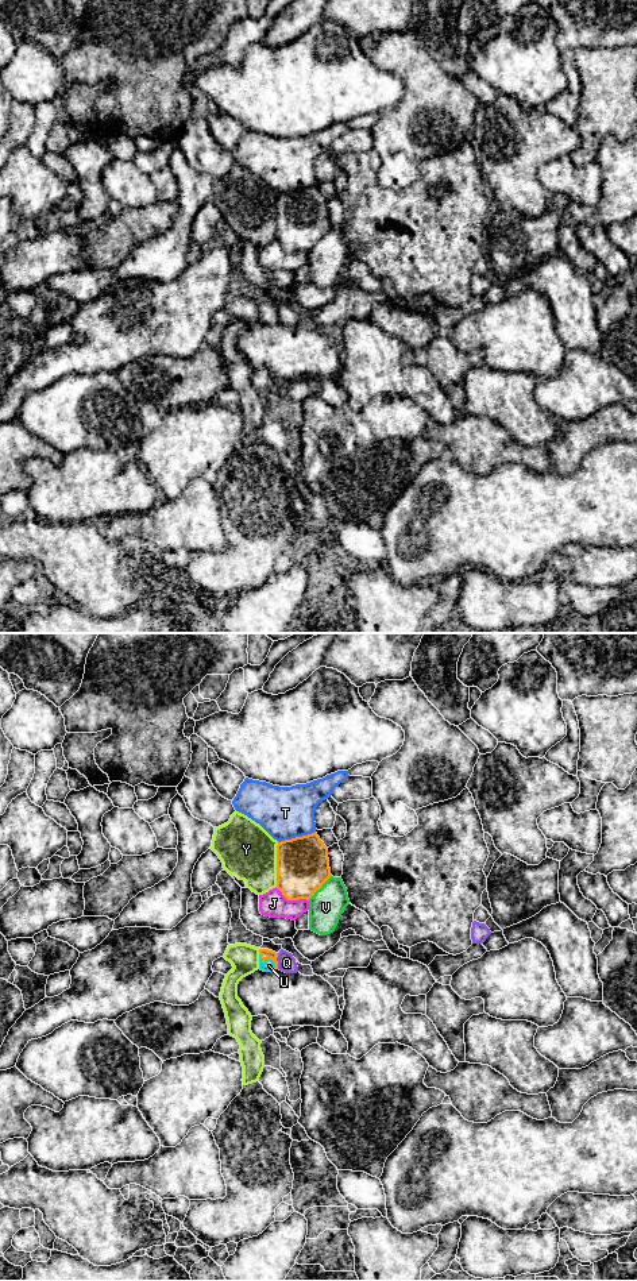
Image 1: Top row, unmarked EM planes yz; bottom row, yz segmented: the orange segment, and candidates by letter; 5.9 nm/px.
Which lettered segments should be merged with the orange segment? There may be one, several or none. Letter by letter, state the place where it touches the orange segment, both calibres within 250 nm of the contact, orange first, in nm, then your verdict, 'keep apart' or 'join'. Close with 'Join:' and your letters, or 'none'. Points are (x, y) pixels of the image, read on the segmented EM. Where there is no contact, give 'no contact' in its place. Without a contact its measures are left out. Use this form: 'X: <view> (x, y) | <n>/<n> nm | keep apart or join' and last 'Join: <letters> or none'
J: yz (292, 899) | 320/160 nm | keep apart
Q: yz (277, 961) | 60/110 nm | keep apart
T: yz (296, 837) | 320/320 nm | keep apart
U: yz (267, 957) | 60/70 nm | join
V: yz (320, 887) | 320/200 nm | join
Y: yz (277, 864) | 320/320 nm | keep apart
Join: U, V

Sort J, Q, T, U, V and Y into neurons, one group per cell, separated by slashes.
J / Q / T / U V / Y

